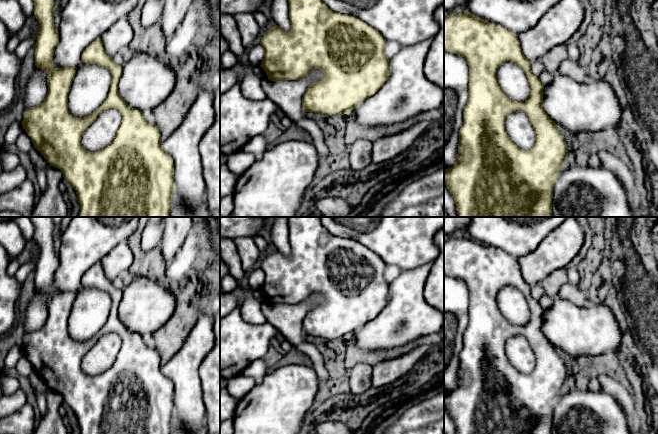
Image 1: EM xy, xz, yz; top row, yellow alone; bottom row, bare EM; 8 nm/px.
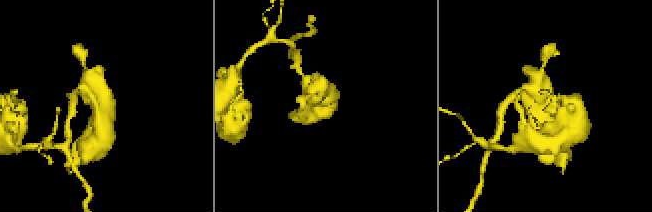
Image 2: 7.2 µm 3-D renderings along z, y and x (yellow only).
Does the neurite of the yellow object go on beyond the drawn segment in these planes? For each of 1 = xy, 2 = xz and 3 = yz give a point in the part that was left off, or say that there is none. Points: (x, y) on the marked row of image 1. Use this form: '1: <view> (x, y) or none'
1: none
2: none
3: none

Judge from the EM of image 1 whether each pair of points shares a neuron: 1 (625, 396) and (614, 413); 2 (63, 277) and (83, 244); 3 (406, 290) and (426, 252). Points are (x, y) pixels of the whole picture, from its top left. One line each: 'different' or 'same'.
1: different
2: same
3: different

